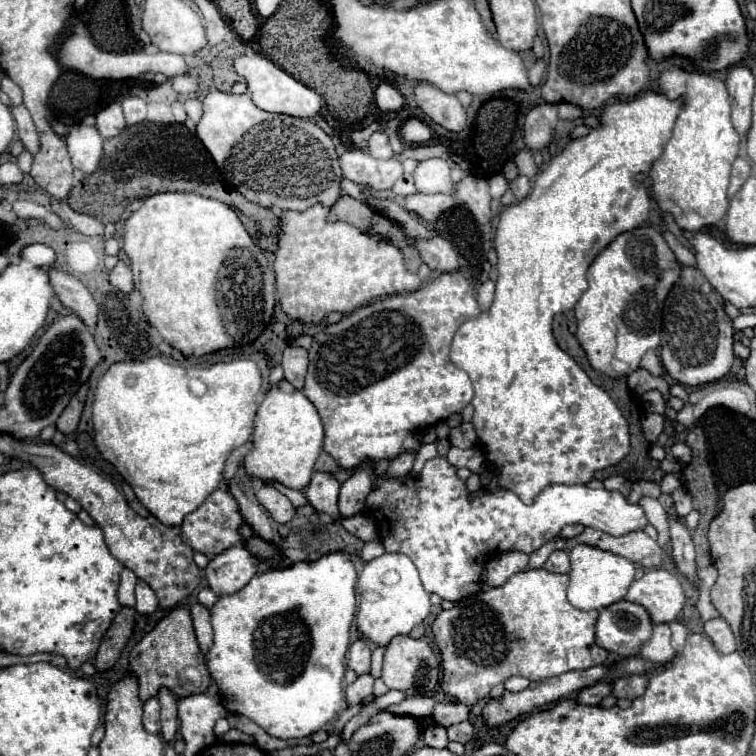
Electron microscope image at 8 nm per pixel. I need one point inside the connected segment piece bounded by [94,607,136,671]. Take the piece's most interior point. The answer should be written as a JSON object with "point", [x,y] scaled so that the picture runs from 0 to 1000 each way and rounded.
{"point":[152,845]}

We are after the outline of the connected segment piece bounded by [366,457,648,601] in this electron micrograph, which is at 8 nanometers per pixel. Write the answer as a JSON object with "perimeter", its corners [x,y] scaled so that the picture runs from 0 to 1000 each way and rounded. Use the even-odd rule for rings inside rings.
{"perimeter":[[[574,604],[561,615],[561,634],[556,628],[500,631],[495,626],[492,649],[484,660],[484,673],[500,673],[495,684],[505,700],[503,716],[511,731],[540,734],[556,758],[561,779],[593,795],[608,795],[635,782],[640,747],[653,729],[693,729],[701,734],[754,692],[767,692],[804,708],[825,708],[857,692],[847,668],[831,665],[823,652],[799,644],[725,642],[706,657],[704,668],[693,668],[677,649],[664,644],[656,649],[632,647],[622,655],[603,623],[590,604]],[[513,655],[516,671],[511,671]]]}

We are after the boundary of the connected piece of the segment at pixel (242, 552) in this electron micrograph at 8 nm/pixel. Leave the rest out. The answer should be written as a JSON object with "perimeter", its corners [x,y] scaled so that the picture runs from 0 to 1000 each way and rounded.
{"perimeter":[[[312,721],[280,737],[270,758],[286,787],[307,787],[336,763],[339,739],[320,721]]]}

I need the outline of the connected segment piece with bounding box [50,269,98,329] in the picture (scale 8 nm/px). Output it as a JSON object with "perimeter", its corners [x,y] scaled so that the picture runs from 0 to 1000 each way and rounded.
{"perimeter":[[[66,356],[66,377],[71,380],[71,390],[82,401],[82,406],[93,409],[98,417],[103,417],[116,435],[127,433],[130,406],[116,382],[95,364]]]}

